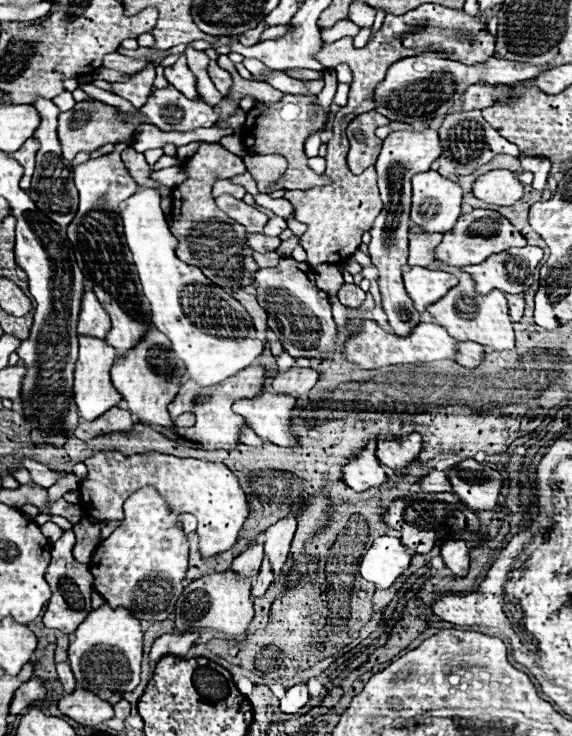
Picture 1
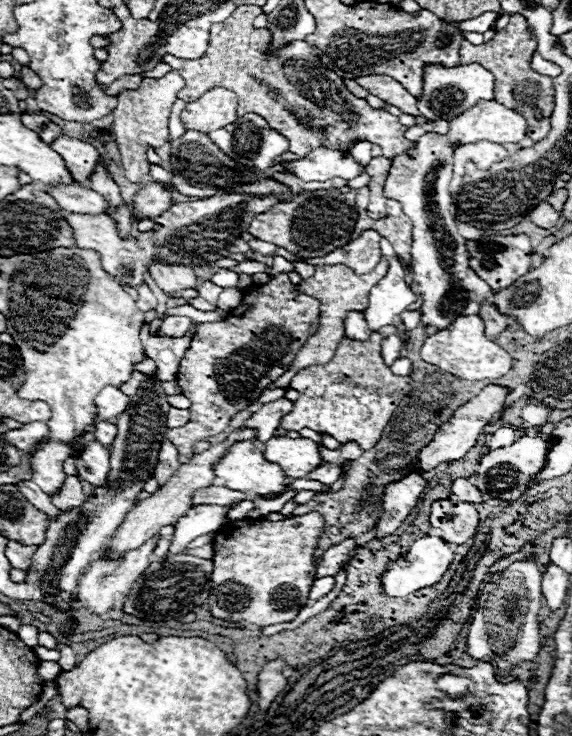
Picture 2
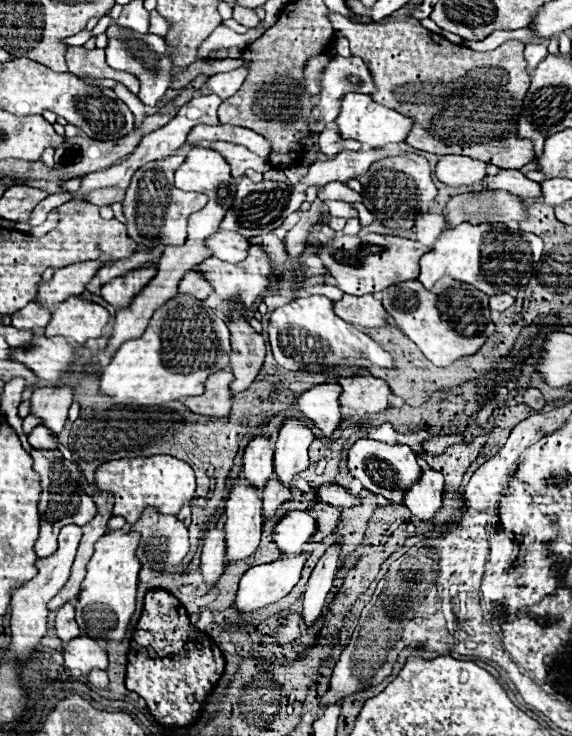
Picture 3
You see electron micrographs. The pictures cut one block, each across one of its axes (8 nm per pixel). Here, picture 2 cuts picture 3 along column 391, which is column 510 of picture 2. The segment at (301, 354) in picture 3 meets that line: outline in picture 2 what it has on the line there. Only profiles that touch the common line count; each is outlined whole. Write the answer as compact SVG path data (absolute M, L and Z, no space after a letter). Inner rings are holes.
M478 314L458 316L448 328L438 330L436 334L428 336L422 344L420 358L462 380L500 378L512 368L512 356L494 340L484 336L484 320L480 320Z

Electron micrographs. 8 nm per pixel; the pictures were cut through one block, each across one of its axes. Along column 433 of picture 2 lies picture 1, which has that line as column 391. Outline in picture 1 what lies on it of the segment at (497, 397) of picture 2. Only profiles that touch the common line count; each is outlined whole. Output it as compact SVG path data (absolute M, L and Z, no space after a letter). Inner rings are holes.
M410 434L404 438L388 438L388 440L378 440L378 450L376 456L382 464L386 464L392 470L404 470L410 462L418 458L422 452L422 436L420 434Z

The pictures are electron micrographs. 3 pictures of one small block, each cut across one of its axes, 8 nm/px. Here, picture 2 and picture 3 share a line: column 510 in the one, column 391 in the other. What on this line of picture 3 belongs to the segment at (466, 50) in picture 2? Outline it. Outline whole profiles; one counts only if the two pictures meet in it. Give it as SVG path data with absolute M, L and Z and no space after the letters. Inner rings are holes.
M414 4L414 6L408 6L408 8L400 8L398 12L390 14L390 20L386 24L380 24L380 26L374 26L374 24L352 24L346 16L342 14L336 14L336 12L328 12L328 20L332 22L334 26L334 34L336 36L344 36L350 40L350 50L354 56L366 60L366 66L370 68L370 74L374 76L374 84L376 84L376 92L370 94L374 96L374 100L378 100L378 104L386 104L388 108L394 108L396 112L402 112L404 116L412 116L414 120L414 128L410 128L410 136L406 136L406 144L410 144L412 148L418 148L418 150L424 150L424 152L430 152L430 154L438 154L438 156L444 156L444 154L462 154L462 156L470 156L474 160L482 160L486 164L494 164L498 168L510 168L510 170L520 170L522 166L526 166L530 160L534 160L534 144L530 144L530 140L526 138L518 138L518 112L522 108L522 100L526 96L526 90L530 86L530 70L528 70L528 64L524 60L524 44L520 42L504 42L502 46L498 46L496 50L492 52L474 52L466 46L460 46L460 44L454 44L454 42L446 42L444 36L440 34L434 34L426 28L420 26L420 22L416 18L412 18L410 14L414 14L414 10L418 8L420 4Z

